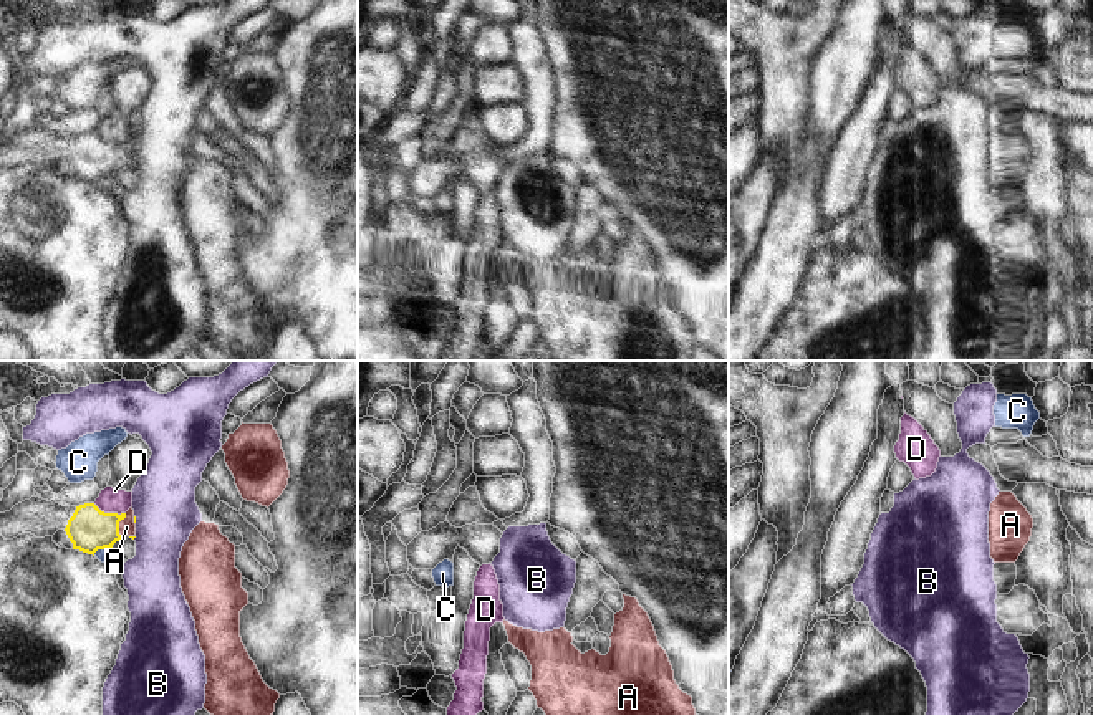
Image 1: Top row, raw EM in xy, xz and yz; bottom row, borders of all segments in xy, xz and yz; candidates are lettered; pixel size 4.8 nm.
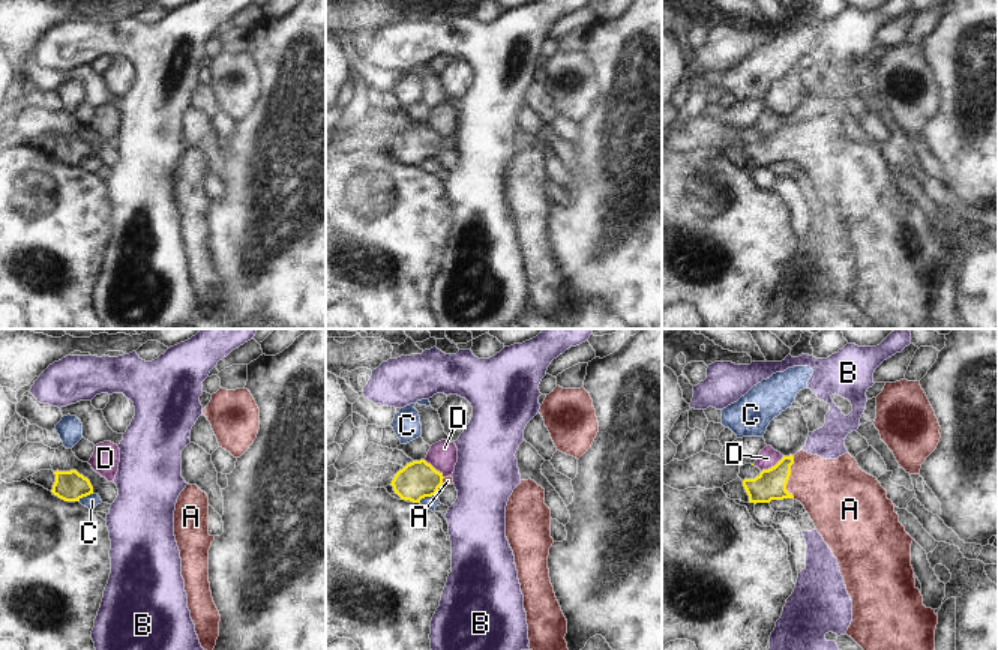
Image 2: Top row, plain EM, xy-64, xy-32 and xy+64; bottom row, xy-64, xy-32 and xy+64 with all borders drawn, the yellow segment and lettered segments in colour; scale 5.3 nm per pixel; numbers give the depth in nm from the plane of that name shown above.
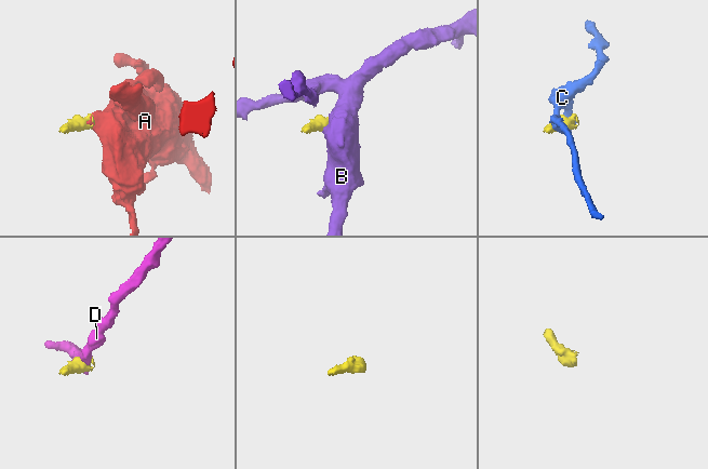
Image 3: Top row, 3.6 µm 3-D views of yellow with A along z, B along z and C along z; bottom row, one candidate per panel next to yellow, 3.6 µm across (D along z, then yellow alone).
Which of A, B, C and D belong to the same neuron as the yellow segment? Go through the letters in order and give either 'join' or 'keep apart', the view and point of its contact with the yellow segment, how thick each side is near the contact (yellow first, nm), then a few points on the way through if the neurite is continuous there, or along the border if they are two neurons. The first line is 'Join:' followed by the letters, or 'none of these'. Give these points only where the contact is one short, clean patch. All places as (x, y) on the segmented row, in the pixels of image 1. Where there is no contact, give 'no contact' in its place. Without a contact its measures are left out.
Join: A
A: join; meets yellow in xy at (118, 525); 200 nm thick on the yellow side, 80 nm on the other; runs through xy (90, 528), (118, 525), (126, 527)
B: keep apart; meets yellow in xy at (134, 518); 20 nm thick on the yellow side, 300 nm on the other; border along xy (134, 515), (136, 522)
C: keep apart; meets yellow in xy at (101, 548); 200 nm thick on the yellow side, 70 nm on the other; border along xy (111, 547), (100, 548), (93, 555)
D: keep apart; meets yellow in xy at (110, 513); 200 nm thick on the yellow side, 130 nm on the other; border along xy (93, 503), (105, 512), (125, 513)

